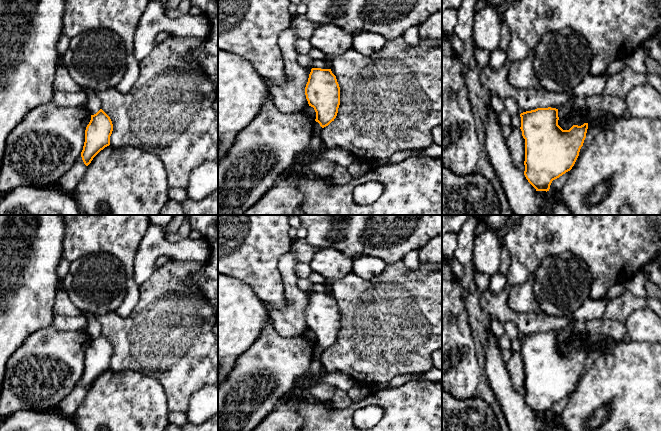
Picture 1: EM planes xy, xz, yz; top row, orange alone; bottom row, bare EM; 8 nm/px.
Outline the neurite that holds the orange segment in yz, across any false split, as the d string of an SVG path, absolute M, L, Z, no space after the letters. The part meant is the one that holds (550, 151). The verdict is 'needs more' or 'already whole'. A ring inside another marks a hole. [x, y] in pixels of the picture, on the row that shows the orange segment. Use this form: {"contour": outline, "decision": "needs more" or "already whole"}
{"contour": "M537 108L535 110L526 111L520 114L521 131L525 139L525 171L524 175L528 182L536 189L536 191L549 191L553 180L559 178L566 172L570 171L574 166L581 147L583 146L588 129L588 123L581 126L573 125L569 130L563 130L558 125L558 109L556 108Z", "decision": "already whole"}

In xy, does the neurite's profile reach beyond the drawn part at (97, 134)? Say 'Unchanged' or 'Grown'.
Unchanged

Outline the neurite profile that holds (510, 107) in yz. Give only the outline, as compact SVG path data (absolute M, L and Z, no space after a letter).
M508 98L505 100L504 110L510 115L513 116L515 114L519 114L518 107L516 101L512 98Z

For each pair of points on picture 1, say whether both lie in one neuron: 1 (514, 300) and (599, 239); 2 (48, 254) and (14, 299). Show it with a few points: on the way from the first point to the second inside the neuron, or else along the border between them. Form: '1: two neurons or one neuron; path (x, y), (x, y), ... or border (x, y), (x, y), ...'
1: two neurons; border (534, 270), (524, 282), (509, 287)
2: one neuron; path (37, 265), (17, 285), (17, 288)

